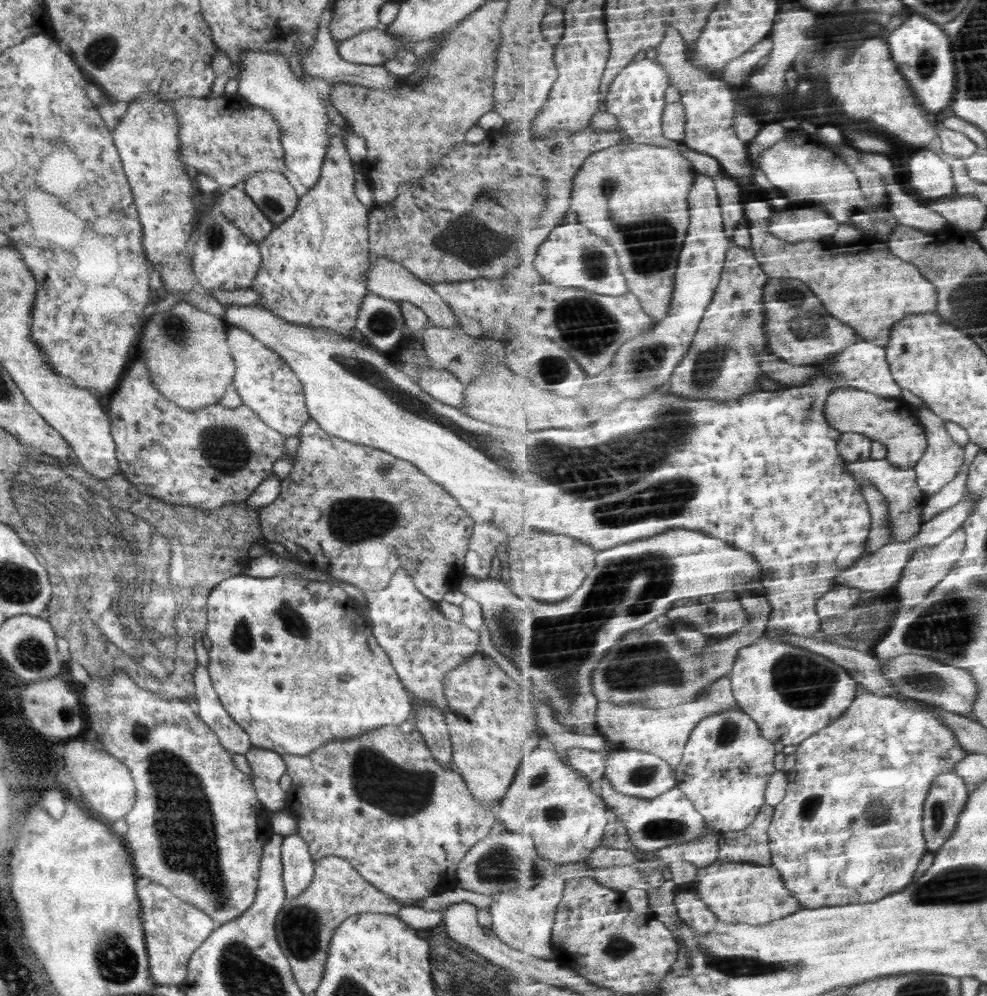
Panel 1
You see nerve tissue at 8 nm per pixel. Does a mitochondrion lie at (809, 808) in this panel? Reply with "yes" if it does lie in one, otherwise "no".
yes

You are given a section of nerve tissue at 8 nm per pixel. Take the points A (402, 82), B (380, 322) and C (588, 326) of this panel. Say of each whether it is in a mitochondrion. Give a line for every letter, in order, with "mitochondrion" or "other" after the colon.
A: other
B: mitochondrion
C: mitochondrion

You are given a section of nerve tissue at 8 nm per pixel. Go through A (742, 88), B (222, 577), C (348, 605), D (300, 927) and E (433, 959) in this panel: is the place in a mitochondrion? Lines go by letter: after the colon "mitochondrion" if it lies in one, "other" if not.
A: other
B: other
C: other
D: mitochondrion
E: other

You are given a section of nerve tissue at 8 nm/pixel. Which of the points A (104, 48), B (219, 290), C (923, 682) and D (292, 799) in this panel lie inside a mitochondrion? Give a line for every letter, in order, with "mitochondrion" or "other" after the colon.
A: mitochondrion
B: other
C: mitochondrion
D: other

